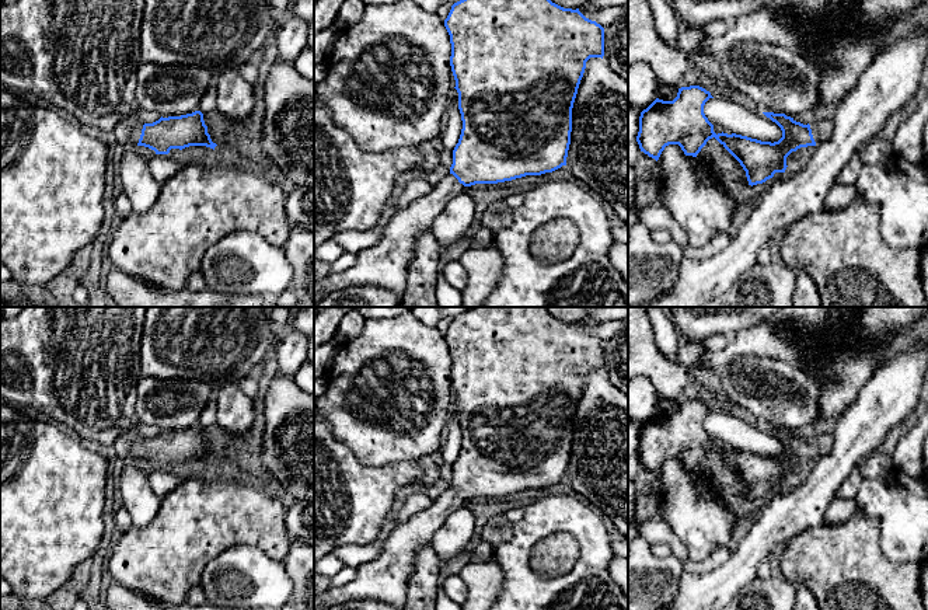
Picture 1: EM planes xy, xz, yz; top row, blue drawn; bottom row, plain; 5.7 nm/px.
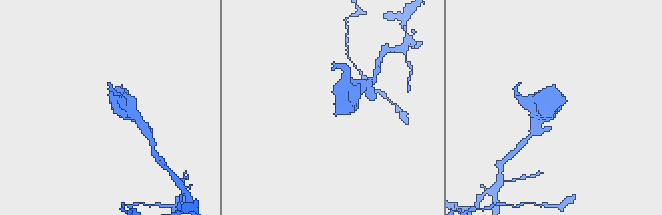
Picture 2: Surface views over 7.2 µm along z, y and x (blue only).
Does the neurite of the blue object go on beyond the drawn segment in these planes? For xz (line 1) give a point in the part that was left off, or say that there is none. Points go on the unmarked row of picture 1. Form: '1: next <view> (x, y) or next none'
1: next xz (383, 578)

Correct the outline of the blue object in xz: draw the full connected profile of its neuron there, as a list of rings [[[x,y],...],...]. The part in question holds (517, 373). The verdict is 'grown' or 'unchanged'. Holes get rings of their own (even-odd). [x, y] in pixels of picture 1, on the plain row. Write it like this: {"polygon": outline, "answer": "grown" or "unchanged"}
{"polygon": [[[472,307],[451,320],[444,341],[450,349],[450,380],[463,435],[450,488],[436,498],[425,513],[414,513],[404,523],[387,530],[378,555],[357,567],[356,578],[349,583],[314,596],[314,610],[327,610],[348,600],[378,600],[395,610],[404,610],[405,585],[414,571],[416,551],[422,545],[430,545],[437,526],[454,510],[475,498],[498,498],[526,489],[541,489],[566,480],[573,416],[586,376],[604,370],[604,342],[586,332],[579,323],[564,323],[552,317],[545,307]]], "answer": "grown"}

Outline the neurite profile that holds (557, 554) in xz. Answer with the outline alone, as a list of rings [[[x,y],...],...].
[[[557,533],[534,545],[530,567],[544,576],[557,576],[569,572],[578,555],[579,544],[576,538],[568,533]]]

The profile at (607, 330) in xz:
[[[592,317],[585,318],[579,325],[589,334],[596,335],[603,342],[627,331],[621,320],[596,321]]]

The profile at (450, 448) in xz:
[[[456,402],[451,404],[446,429],[447,429],[446,442],[442,445],[443,460],[446,464],[453,466],[456,459],[458,457],[463,443],[461,428],[458,423],[458,407]]]

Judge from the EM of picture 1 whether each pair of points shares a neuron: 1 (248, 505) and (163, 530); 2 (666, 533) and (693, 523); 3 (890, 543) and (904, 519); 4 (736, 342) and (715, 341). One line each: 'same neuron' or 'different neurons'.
1: same neuron
2: different neurons
3: same neuron
4: different neurons

